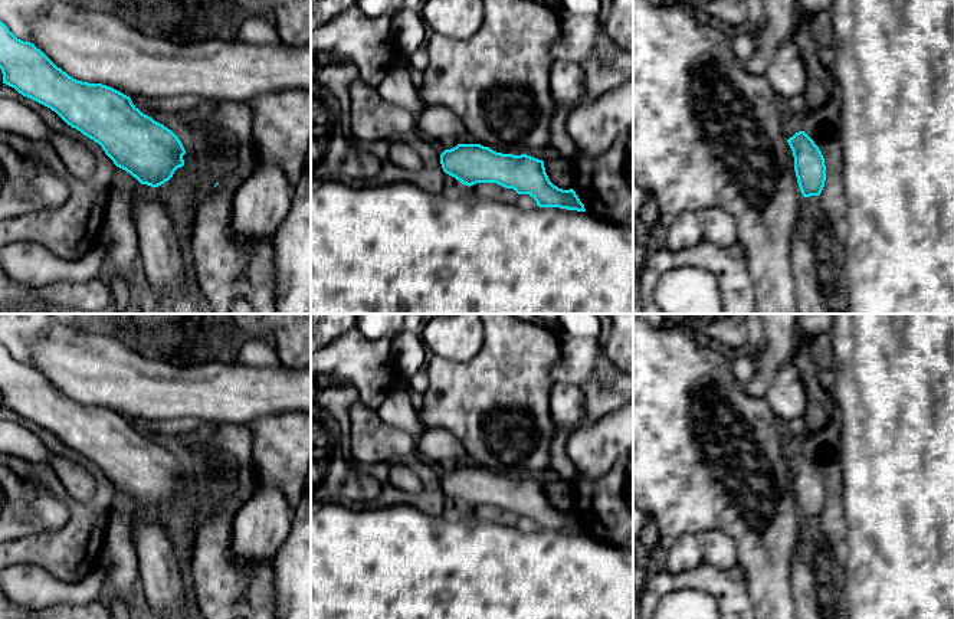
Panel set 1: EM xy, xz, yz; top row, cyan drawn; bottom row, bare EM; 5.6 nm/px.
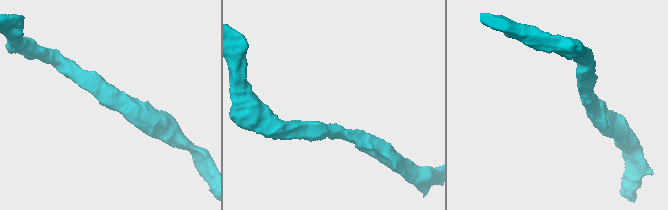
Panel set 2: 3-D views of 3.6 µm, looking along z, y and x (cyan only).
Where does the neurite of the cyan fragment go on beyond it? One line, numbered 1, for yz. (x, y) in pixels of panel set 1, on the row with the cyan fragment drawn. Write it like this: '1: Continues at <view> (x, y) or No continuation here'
1: No continuation here

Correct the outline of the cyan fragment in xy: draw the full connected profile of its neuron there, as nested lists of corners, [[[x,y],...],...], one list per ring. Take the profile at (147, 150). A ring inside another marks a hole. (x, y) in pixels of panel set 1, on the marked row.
[[[0,22],[0,69],[3,83],[55,111],[68,125],[98,143],[117,167],[141,184],[158,187],[184,166],[186,150],[171,130],[142,114],[122,92],[102,83],[73,79],[33,43],[17,39],[3,22]]]

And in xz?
[[[458,144],[440,154],[440,164],[446,174],[469,187],[476,183],[496,183],[518,194],[530,194],[540,207],[586,212],[573,189],[554,186],[544,161],[527,154],[502,154],[481,144]]]

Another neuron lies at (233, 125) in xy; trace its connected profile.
[[[223,102],[217,115],[206,127],[216,134],[219,143],[206,145],[201,158],[186,153],[183,155],[184,166],[177,168],[168,181],[158,186],[160,200],[170,214],[177,236],[191,223],[206,164],[233,155],[239,145],[253,143],[253,112],[247,102]]]

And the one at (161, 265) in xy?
[[[141,184],[132,219],[138,232],[140,276],[167,298],[183,275],[184,261],[170,214],[153,187]]]

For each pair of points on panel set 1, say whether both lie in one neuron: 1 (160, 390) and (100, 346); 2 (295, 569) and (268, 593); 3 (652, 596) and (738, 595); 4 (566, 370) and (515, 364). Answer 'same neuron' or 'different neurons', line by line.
1: same neuron
2: different neurons
3: same neuron
4: different neurons

